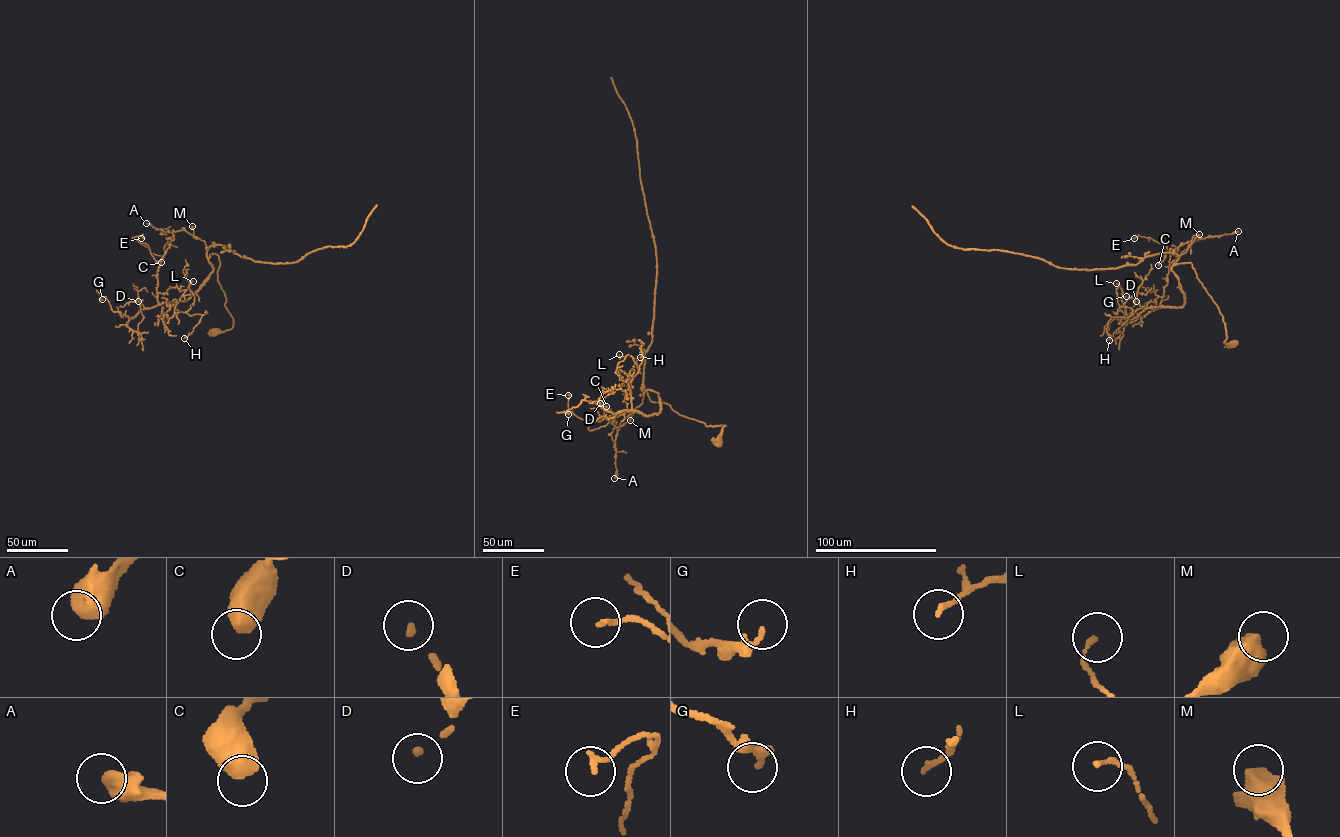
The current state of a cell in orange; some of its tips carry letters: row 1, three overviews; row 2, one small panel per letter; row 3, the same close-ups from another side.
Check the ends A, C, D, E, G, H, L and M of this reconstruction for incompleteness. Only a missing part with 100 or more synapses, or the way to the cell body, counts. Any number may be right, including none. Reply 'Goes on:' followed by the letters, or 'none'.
Goes on: none

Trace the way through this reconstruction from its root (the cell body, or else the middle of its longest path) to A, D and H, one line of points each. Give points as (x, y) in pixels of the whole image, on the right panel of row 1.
A: (1233, 343), (1224, 342), (1223, 315), (1191, 263), (1172, 266), (1193, 237), (1238, 231)
D: (1233, 343), (1224, 342), (1223, 315), (1191, 263), (1171, 267), (1182, 306), (1151, 310), (1120, 332), (1136, 301)
H: (1233, 343), (1224, 342), (1223, 315), (1187, 262), (1171, 267), (1182, 306), (1112, 317), (1109, 340)

